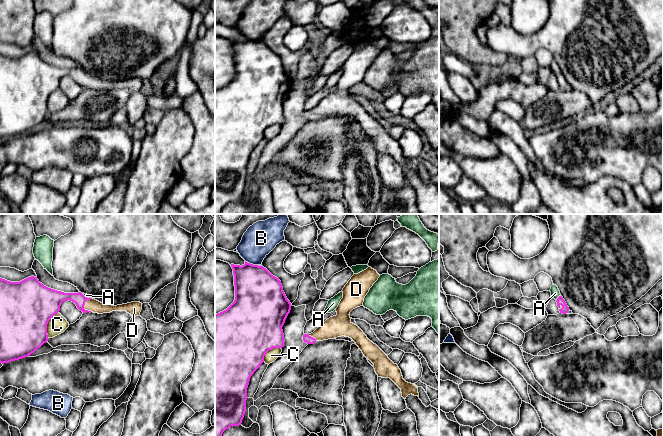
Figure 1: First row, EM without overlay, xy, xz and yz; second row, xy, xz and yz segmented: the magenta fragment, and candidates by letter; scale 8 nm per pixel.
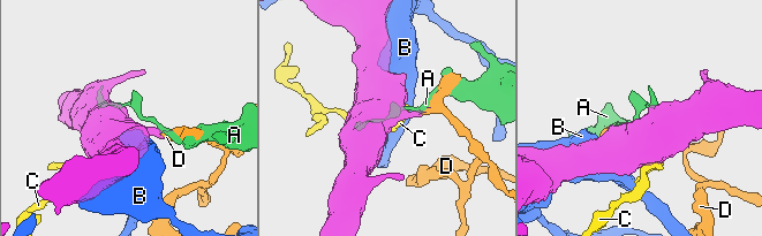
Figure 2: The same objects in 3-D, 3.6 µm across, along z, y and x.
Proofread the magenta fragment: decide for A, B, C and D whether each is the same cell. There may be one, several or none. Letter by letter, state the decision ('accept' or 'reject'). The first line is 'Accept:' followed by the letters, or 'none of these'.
Accept: D
A: reject
B: reject
C: reject
D: accept

